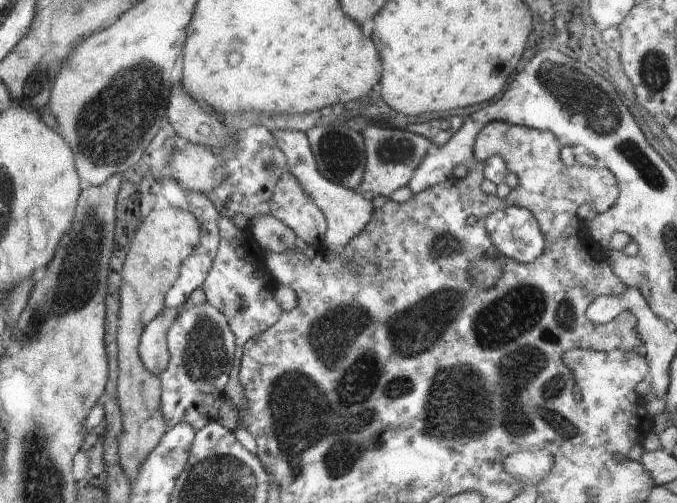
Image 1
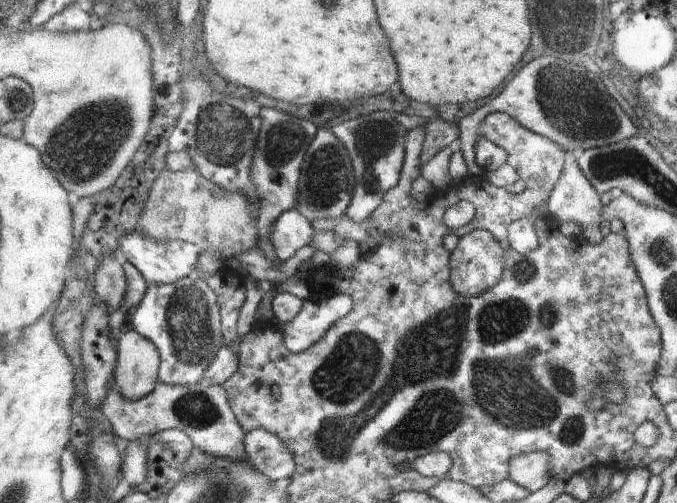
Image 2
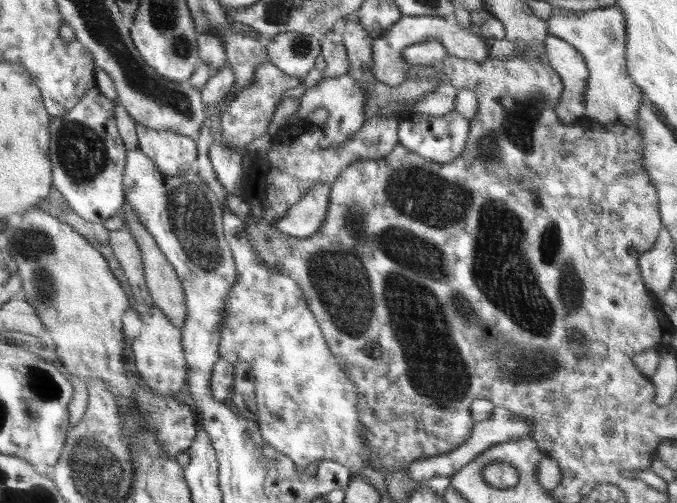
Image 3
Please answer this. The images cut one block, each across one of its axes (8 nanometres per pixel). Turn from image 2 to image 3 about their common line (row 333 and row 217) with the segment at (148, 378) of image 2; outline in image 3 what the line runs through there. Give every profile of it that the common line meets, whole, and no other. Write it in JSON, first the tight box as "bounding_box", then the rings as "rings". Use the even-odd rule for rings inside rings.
{"bounding_box":[119,201,188,329],"rings":[[[127,201],[119,211],[119,216],[124,220],[124,227],[134,235],[134,239],[138,243],[140,255],[142,255],[142,263],[144,263],[146,286],[155,306],[160,308],[168,316],[168,320],[172,324],[182,329],[184,327],[184,320],[188,316],[188,307],[186,307],[186,301],[184,301],[185,292],[182,288],[182,283],[180,283],[180,277],[176,275],[174,267],[172,267],[170,261],[166,259],[166,255],[164,255],[158,244],[156,244],[154,236],[148,234],[148,230],[140,223],[140,218],[136,216],[136,212],[132,210],[132,206]]]}

